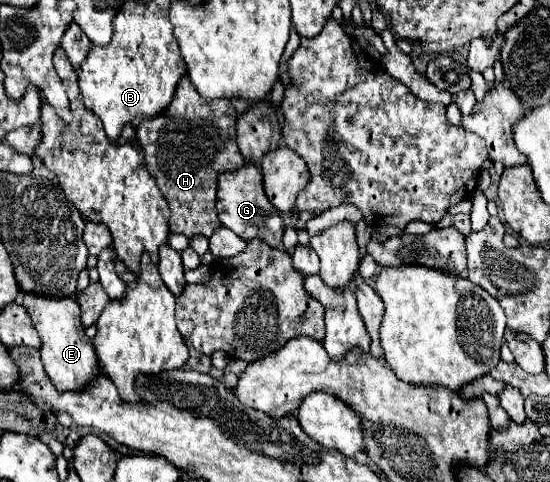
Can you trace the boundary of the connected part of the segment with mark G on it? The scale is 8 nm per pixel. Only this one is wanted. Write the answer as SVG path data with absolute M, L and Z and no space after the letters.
M246 163L236 173L224 173L218 179L218 217L224 227L244 241L262 239L268 247L280 247L284 235L284 215L272 207L262 187L262 173L256 165Z

